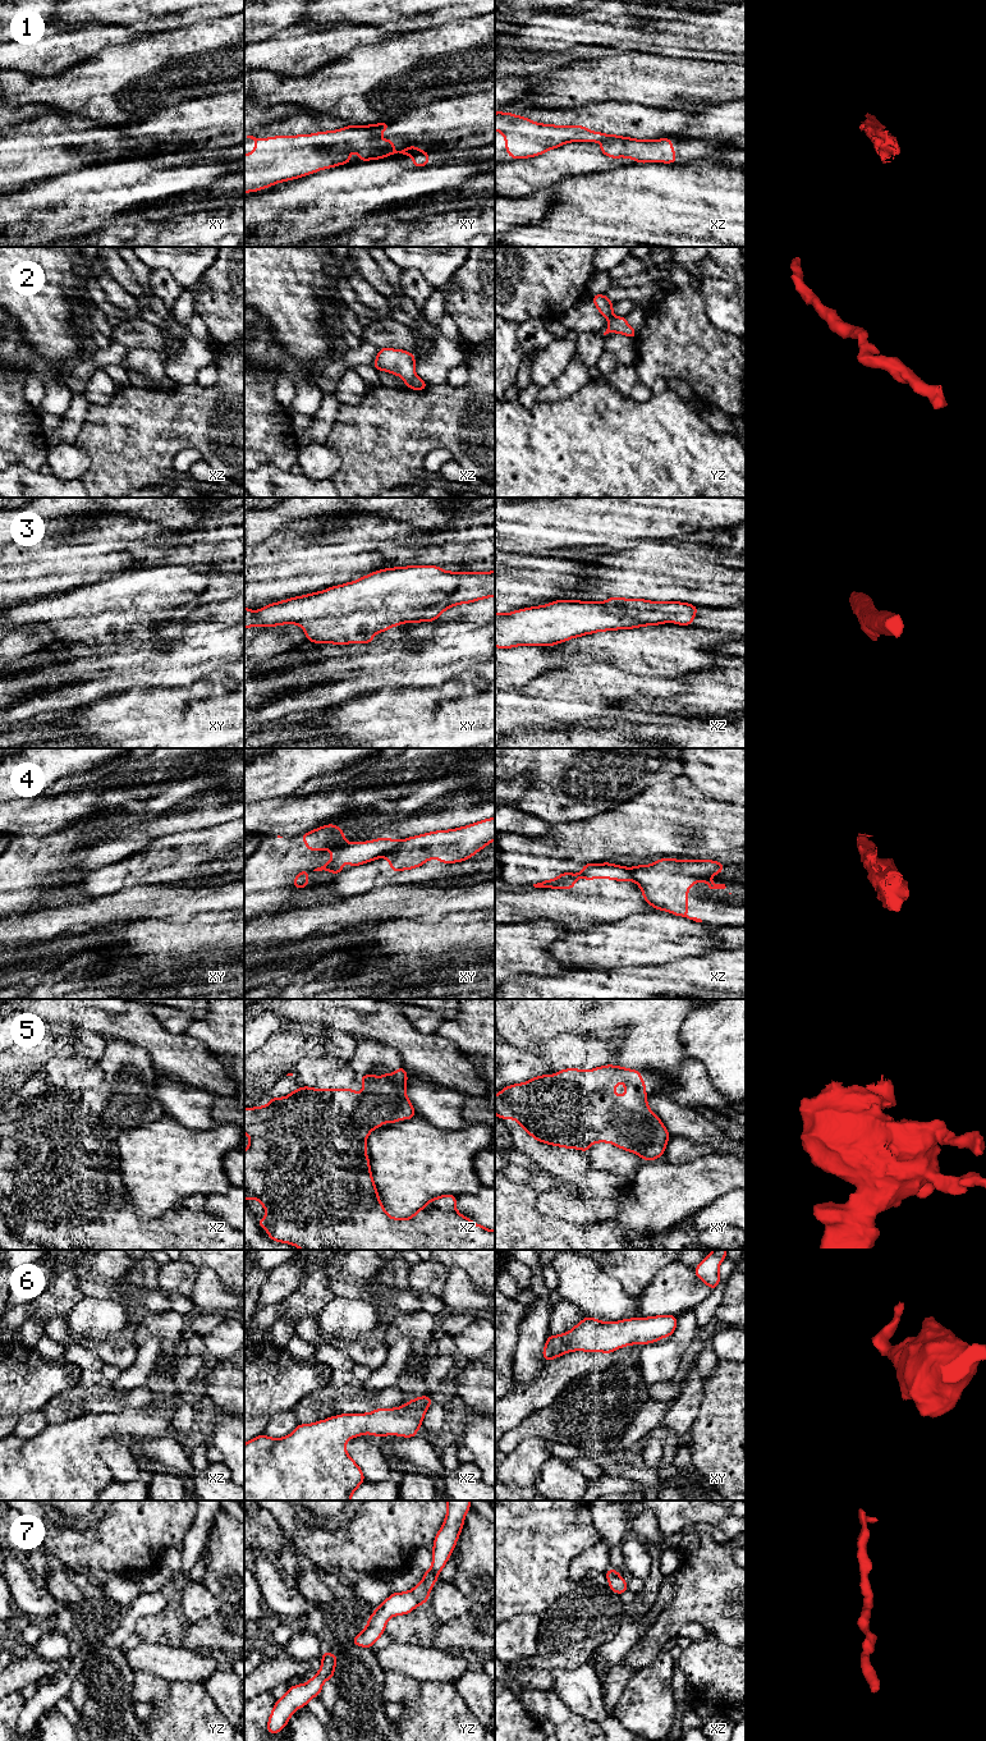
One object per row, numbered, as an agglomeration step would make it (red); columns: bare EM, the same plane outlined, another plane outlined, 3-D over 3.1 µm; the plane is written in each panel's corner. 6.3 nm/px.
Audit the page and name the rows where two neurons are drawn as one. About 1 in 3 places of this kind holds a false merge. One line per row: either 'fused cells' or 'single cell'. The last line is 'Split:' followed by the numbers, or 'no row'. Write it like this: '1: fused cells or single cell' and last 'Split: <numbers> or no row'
1: fused cells
2: single cell
3: single cell
4: fused cells
5: single cell
6: single cell
7: single cell
Split: 1, 4

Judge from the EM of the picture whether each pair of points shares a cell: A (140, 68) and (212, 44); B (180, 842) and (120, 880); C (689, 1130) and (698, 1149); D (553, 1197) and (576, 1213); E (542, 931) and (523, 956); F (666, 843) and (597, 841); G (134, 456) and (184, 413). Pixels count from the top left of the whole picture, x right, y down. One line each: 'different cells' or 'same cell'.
A: same cell
B: same cell
C: different cells
D: same cell
E: same cell
F: same cell
G: same cell

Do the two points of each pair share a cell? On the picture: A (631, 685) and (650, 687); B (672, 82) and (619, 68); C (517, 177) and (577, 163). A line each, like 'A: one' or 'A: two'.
A: one
B: one
C: one

